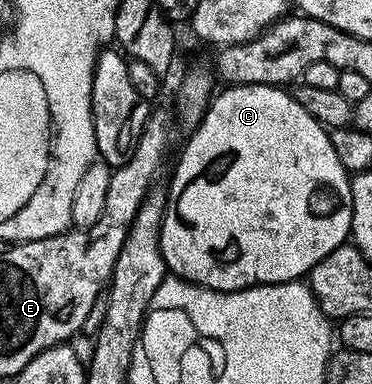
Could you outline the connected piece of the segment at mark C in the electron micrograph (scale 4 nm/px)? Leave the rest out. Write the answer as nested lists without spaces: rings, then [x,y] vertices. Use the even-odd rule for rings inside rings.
[[[229,85],[208,103],[204,119],[187,138],[172,174],[172,186],[167,187],[168,207],[160,233],[164,262],[175,277],[222,292],[269,282],[294,282],[349,241],[350,171],[338,160],[331,133],[287,89]]]

